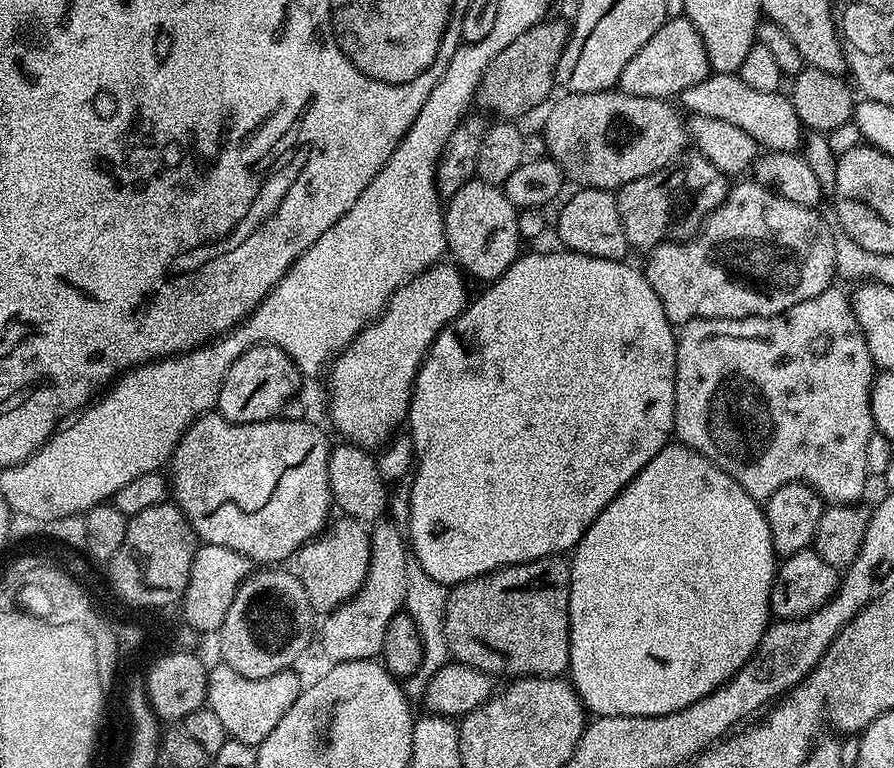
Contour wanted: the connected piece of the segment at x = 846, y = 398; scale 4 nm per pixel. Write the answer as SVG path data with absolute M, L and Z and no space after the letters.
M839 286L822 290L814 298L806 298L806 302L798 302L777 316L751 316L750 318L698 318L687 320L679 325L676 337L676 409L674 410L674 436L685 448L700 452L710 462L714 462L746 494L750 494L758 502L766 502L778 486L786 486L795 480L802 480L815 489L820 499L829 505L856 504L863 494L864 487L870 481L870 473L866 466L866 442L870 442L874 431L872 423L872 382L874 365L872 355L866 346L866 338L860 329L858 318L852 309L849 293L843 292Z

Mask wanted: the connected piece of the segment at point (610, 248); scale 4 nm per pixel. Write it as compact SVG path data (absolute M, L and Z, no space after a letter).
M581 187L560 208L560 217L554 220L554 232L560 235L565 249L581 252L587 256L597 256L607 260L624 260L630 245L622 218L618 214L616 197L606 188Z

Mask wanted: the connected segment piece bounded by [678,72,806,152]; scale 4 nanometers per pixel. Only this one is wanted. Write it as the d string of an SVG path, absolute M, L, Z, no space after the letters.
M717 72L710 74L698 86L680 93L679 103L684 103L683 111L706 118L722 118L722 122L734 122L738 130L746 130L750 138L756 140L761 149L770 152L796 152L806 136L806 129L801 124L794 110L791 99L783 91L765 94L762 90L753 90L746 86L738 74Z

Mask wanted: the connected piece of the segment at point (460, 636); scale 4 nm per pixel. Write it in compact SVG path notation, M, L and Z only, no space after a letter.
M563 555L543 556L525 564L510 564L507 568L496 568L484 576L476 576L461 584L453 584L447 589L445 610L445 634L449 643L451 655L461 664L469 664L493 677L508 676L507 678L527 678L530 676L563 677L568 672L570 662L570 582L572 581L572 565Z

